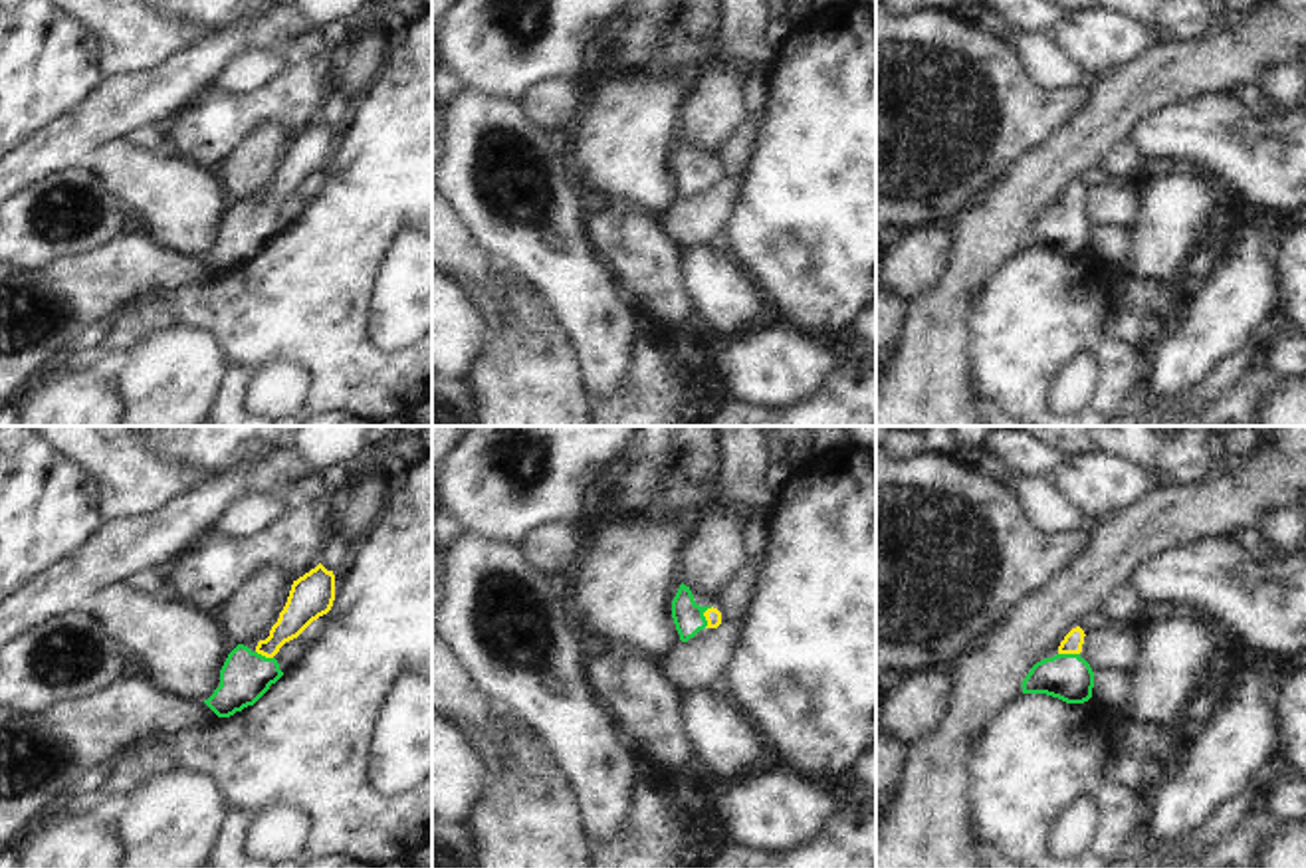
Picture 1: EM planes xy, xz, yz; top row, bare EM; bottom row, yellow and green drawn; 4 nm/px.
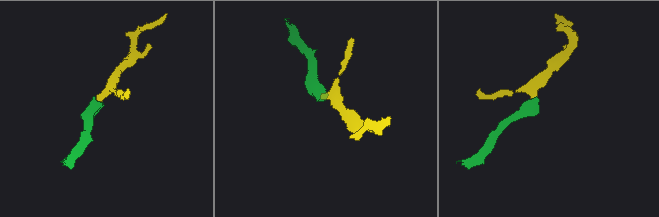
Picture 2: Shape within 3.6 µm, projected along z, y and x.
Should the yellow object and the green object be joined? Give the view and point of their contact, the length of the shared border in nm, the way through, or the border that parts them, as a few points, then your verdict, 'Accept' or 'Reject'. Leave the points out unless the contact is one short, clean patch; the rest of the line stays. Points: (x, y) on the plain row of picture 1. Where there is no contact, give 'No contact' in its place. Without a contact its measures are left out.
Touches yellow at xz (704, 171). Shared border 90 nm. Path across: xz (712, 171), (704, 171), (688, 173). Accept.

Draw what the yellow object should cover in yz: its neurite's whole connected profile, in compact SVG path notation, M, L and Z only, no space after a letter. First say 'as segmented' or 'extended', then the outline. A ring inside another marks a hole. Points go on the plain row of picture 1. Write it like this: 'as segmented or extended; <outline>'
extended; M1072 184L1058 202L1058 210L1036 218L1023 236L1023 250L1046 250L1066 260L1084 260L1092 254L1094 228L1080 212L1084 186Z

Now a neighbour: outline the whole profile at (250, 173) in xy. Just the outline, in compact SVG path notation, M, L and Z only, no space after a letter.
M283 125L260 129L222 168L220 176L236 200L256 208L260 196L270 192L272 182L283 166L291 133Z

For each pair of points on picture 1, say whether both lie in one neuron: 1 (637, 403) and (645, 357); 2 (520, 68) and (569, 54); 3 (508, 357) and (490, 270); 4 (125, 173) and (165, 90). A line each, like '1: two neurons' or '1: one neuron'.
1: one neuron
2: one neuron
3: two neurons
4: two neurons

